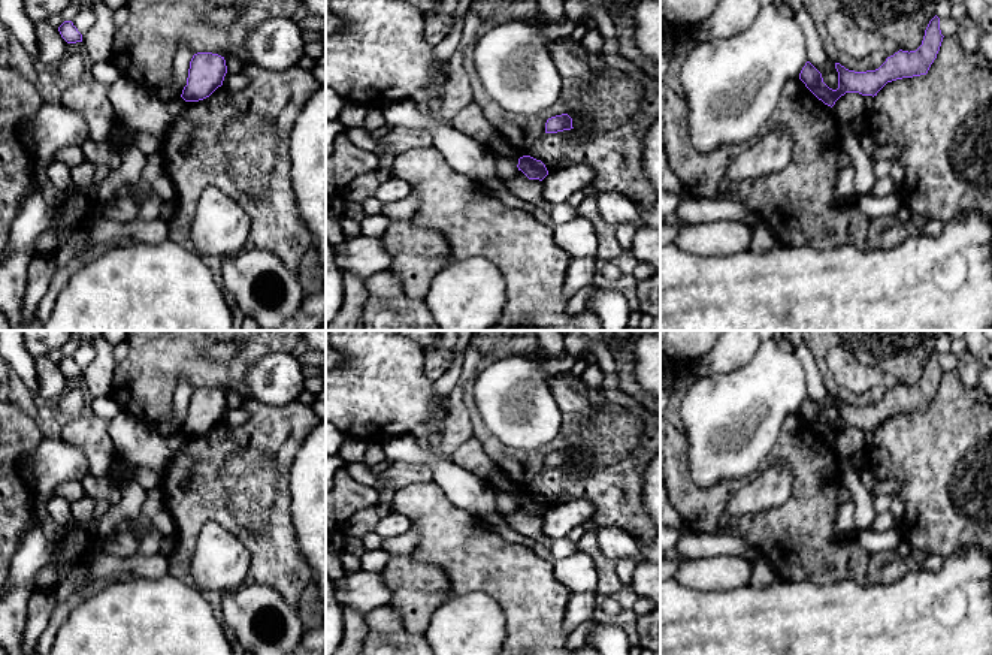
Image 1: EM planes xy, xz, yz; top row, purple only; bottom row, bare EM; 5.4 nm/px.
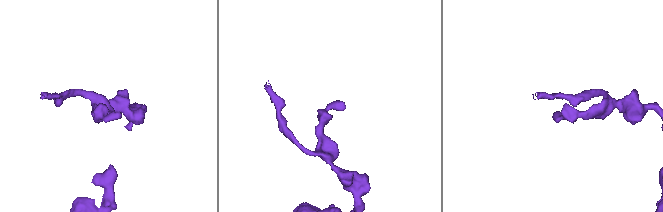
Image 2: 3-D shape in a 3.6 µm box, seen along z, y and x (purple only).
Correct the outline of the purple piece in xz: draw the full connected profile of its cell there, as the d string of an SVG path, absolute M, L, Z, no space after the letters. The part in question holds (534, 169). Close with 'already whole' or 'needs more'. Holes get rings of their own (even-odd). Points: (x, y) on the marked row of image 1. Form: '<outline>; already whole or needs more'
M523 156L518 159L517 164L518 170L521 170L529 179L539 179L542 181L548 170L541 160L536 160L530 156Z; already whole

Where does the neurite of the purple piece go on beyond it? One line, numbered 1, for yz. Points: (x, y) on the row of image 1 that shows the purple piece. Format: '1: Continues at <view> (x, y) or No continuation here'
1: No continuation here

